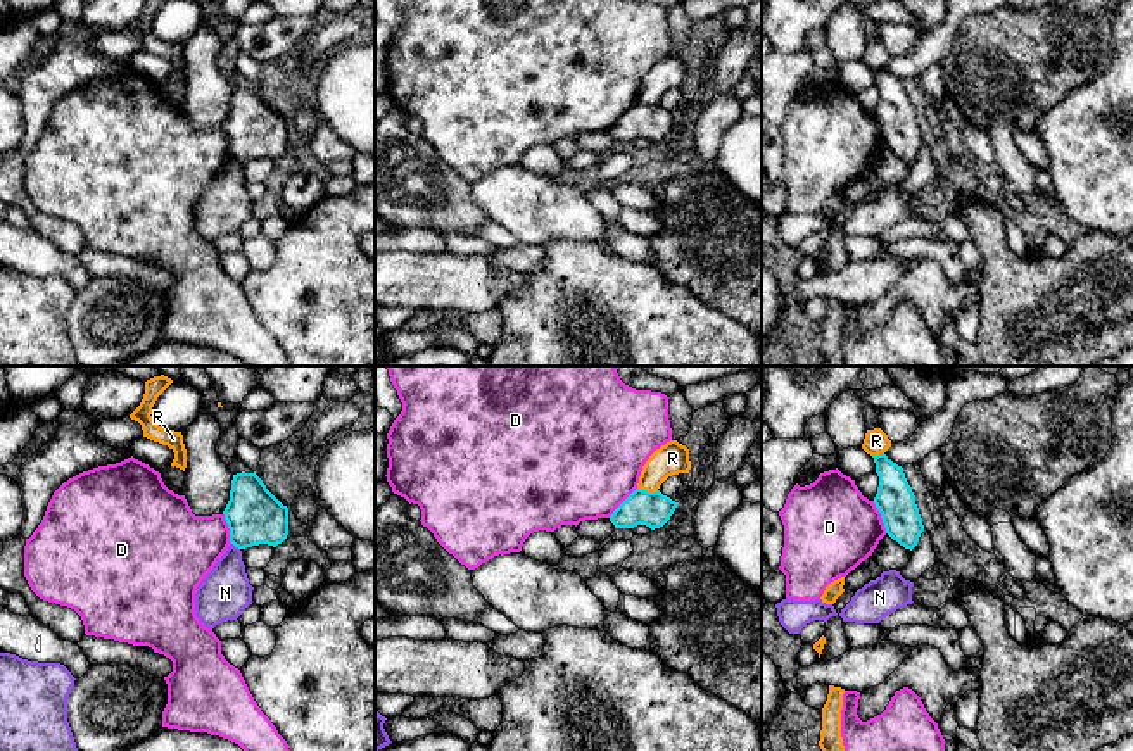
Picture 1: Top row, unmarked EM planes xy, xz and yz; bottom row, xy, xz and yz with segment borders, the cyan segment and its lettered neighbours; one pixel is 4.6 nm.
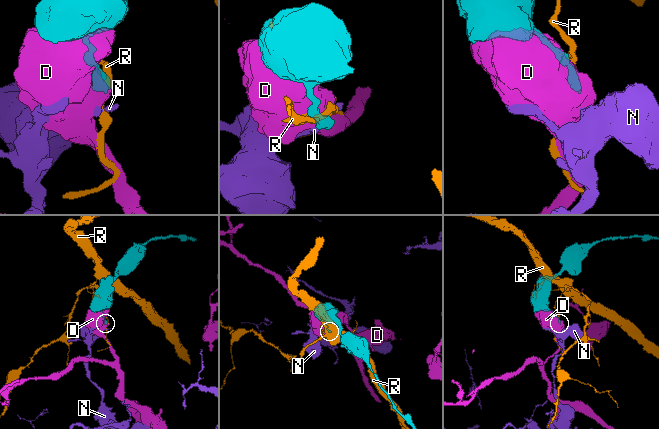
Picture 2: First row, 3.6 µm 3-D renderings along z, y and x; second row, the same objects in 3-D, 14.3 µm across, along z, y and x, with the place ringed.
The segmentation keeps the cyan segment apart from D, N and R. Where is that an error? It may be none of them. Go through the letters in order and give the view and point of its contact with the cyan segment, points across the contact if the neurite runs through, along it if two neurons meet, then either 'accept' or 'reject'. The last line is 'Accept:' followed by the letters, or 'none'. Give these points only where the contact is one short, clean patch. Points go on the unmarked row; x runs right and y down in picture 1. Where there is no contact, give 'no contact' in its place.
D: meets cyan in yz at (881, 130); reject
N: meets cyan in xy at (235, 159); border along xy (232, 156), (239, 163); reject
R: meets cyan in xz at (646, 104); reject
Accept: none

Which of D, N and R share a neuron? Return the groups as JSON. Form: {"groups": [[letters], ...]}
{"groups": [["D"], ["N"], ["R"]]}

